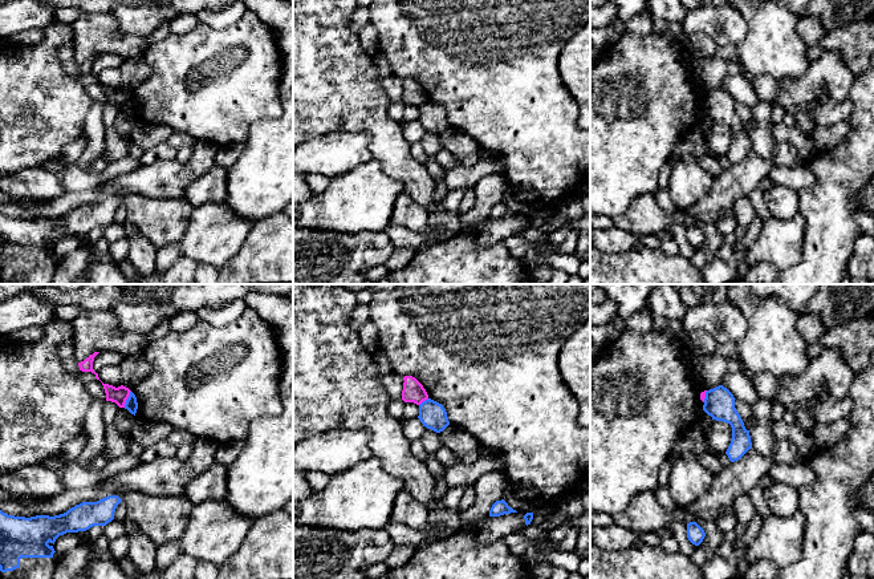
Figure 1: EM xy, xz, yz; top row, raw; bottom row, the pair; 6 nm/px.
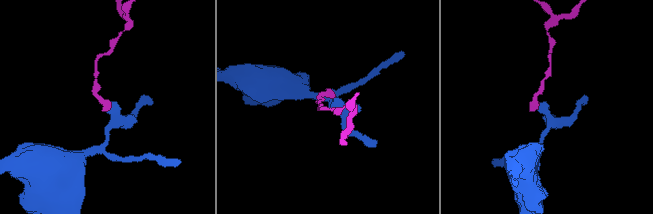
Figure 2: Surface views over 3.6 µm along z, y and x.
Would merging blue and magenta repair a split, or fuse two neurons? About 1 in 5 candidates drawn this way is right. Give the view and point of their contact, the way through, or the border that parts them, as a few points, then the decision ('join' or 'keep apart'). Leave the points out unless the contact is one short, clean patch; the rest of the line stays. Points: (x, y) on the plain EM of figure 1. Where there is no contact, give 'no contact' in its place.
meets blue in xy at (127, 101); border along xy (130, 93), (124, 109); keep apart

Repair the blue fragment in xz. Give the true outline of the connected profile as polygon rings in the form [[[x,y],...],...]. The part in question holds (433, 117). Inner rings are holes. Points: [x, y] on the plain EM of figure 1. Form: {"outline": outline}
{"outline": [[[431,101],[419,108],[418,121],[423,129],[436,135],[443,134],[450,127],[447,114],[443,108]]]}

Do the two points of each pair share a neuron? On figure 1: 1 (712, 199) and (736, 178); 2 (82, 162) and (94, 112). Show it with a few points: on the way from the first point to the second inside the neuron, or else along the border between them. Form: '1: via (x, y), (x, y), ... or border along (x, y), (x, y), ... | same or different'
1: via (718, 197), (731, 183) | same
2: via (92, 150), (94, 148), (94, 124) | same

